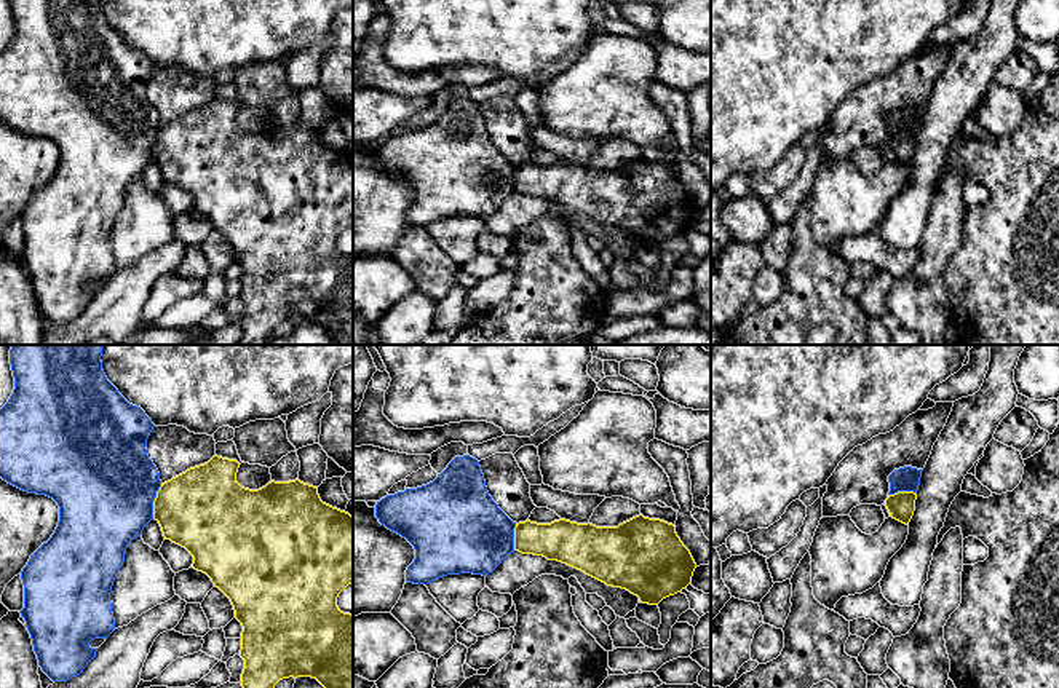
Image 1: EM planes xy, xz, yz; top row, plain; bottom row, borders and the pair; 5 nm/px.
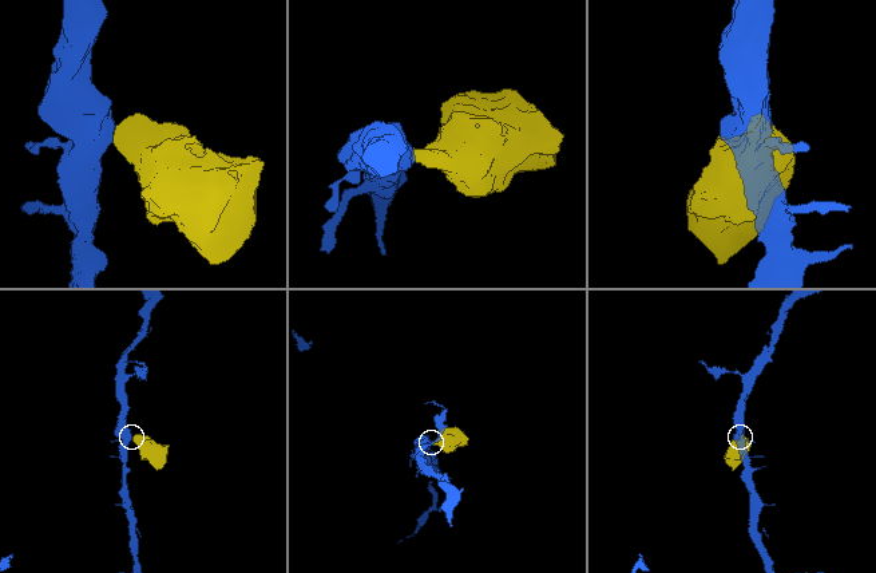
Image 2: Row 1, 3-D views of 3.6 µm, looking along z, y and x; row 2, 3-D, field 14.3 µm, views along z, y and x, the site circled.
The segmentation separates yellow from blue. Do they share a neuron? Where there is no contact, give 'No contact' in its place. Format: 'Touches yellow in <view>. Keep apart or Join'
Touches yellow in xy. Keep apart

